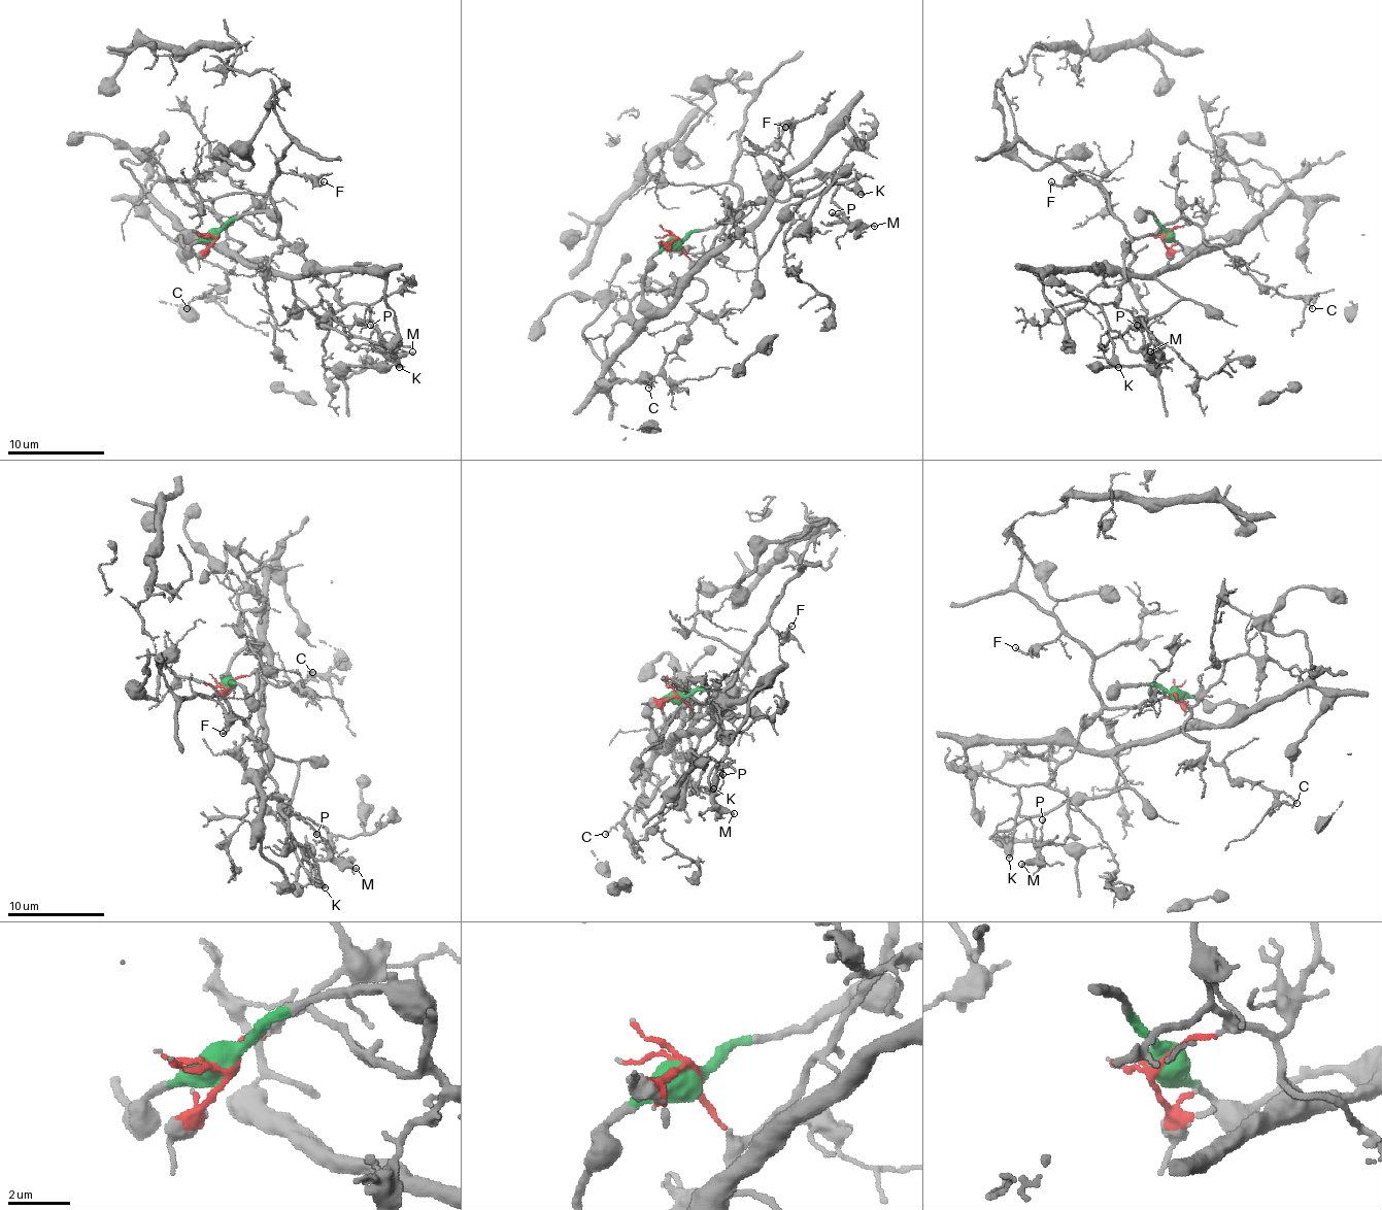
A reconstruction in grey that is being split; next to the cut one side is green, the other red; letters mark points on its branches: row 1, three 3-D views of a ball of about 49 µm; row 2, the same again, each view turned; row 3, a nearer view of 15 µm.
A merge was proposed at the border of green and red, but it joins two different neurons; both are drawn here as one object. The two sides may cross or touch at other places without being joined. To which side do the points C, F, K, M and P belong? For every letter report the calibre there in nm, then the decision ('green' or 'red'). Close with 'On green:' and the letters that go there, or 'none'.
C: 150 nm | red
F: 150 nm | red
K: 480 nm | red
M: 240 nm | red
P: 150 nm | red
On green: none

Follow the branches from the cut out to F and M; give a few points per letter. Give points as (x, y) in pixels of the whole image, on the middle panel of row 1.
F: (679, 238), (688, 258), (701, 258), (735, 209), (735, 161), (744, 152), (769, 148), (785, 127)
M: (679, 238), (688, 258), (701, 258), (742, 207), (800, 197), (827, 177), (839, 211), (875, 226)

